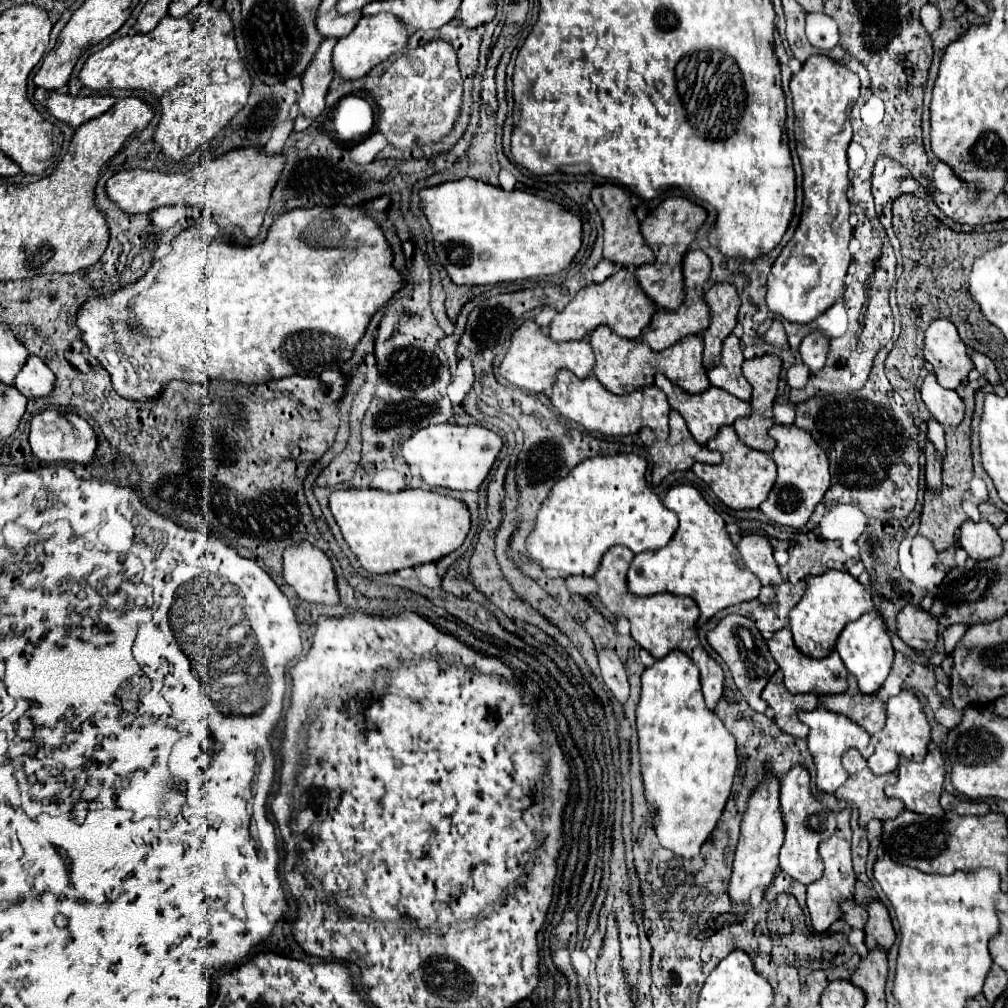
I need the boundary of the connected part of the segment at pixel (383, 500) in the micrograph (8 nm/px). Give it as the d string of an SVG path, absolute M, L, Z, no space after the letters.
M376 488L368 490L336 490L330 494L330 510L344 534L344 540L348 542L350 550L358 556L364 570L372 574L384 574L384 572L396 572L408 566L418 566L426 562L436 562L456 548L462 546L470 532L470 510L464 502L442 496L438 492L426 492L426 490L402 490L402 492L384 492Z

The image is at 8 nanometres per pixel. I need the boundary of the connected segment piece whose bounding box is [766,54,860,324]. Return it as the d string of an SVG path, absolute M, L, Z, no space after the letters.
M824 54L810 56L802 64L802 68L792 76L794 110L798 112L798 124L804 136L804 152L800 154L800 162L804 170L804 210L802 210L802 218L800 218L794 238L784 246L782 256L778 256L772 266L772 272L768 276L768 294L766 294L768 308L784 316L790 322L808 324L816 320L832 304L842 300L842 294L844 294L844 276L852 260L852 254L848 250L848 240L852 236L852 226L848 222L850 204L846 196L846 190L850 188L846 148L852 140L852 128L850 128L848 118L850 118L850 110L858 94L860 94L858 76L850 72L844 64Z

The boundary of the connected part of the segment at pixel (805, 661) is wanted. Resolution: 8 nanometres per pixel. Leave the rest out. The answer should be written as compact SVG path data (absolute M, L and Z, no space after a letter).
M788 628L778 630L770 640L768 640L768 650L774 656L774 660L780 664L780 670L784 672L784 684L792 694L806 694L812 692L816 696L826 696L826 694L840 694L848 690L848 682L846 682L846 668L844 662L840 660L840 656L834 652L832 656L826 656L822 660L816 658L808 658L804 656L800 650L794 648L792 644L792 632L788 632Z

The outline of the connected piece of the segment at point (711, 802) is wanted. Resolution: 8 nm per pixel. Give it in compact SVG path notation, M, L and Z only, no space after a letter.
M674 650L644 670L636 724L644 792L648 804L656 810L658 840L676 856L694 858L712 834L730 796L736 774L736 746L722 720L706 708L700 672L684 652Z

